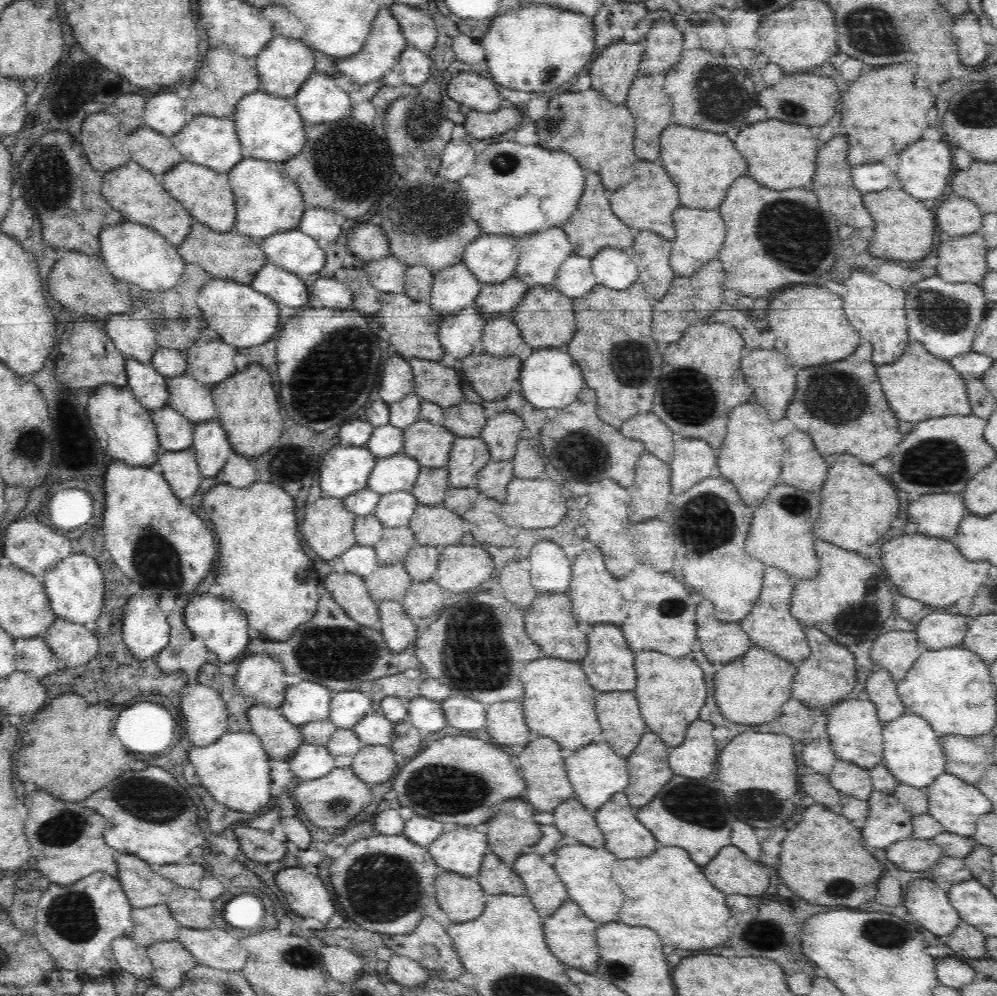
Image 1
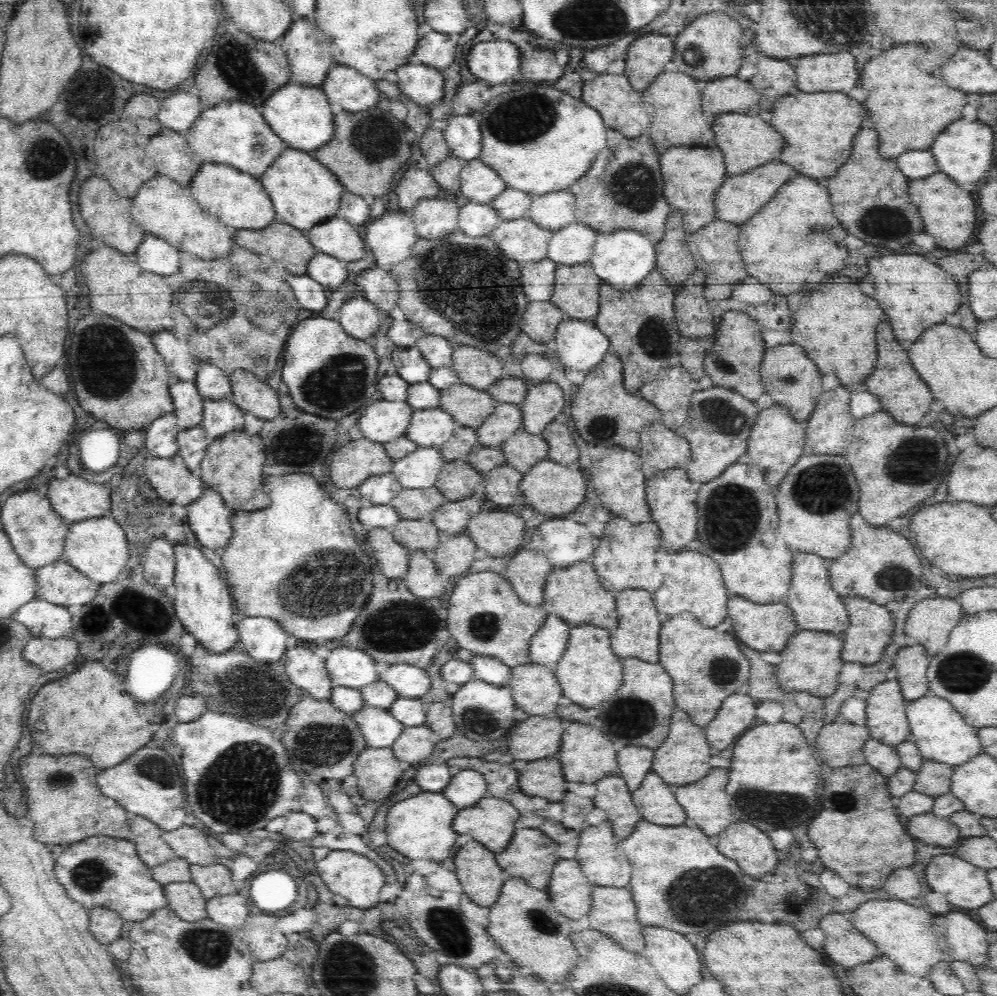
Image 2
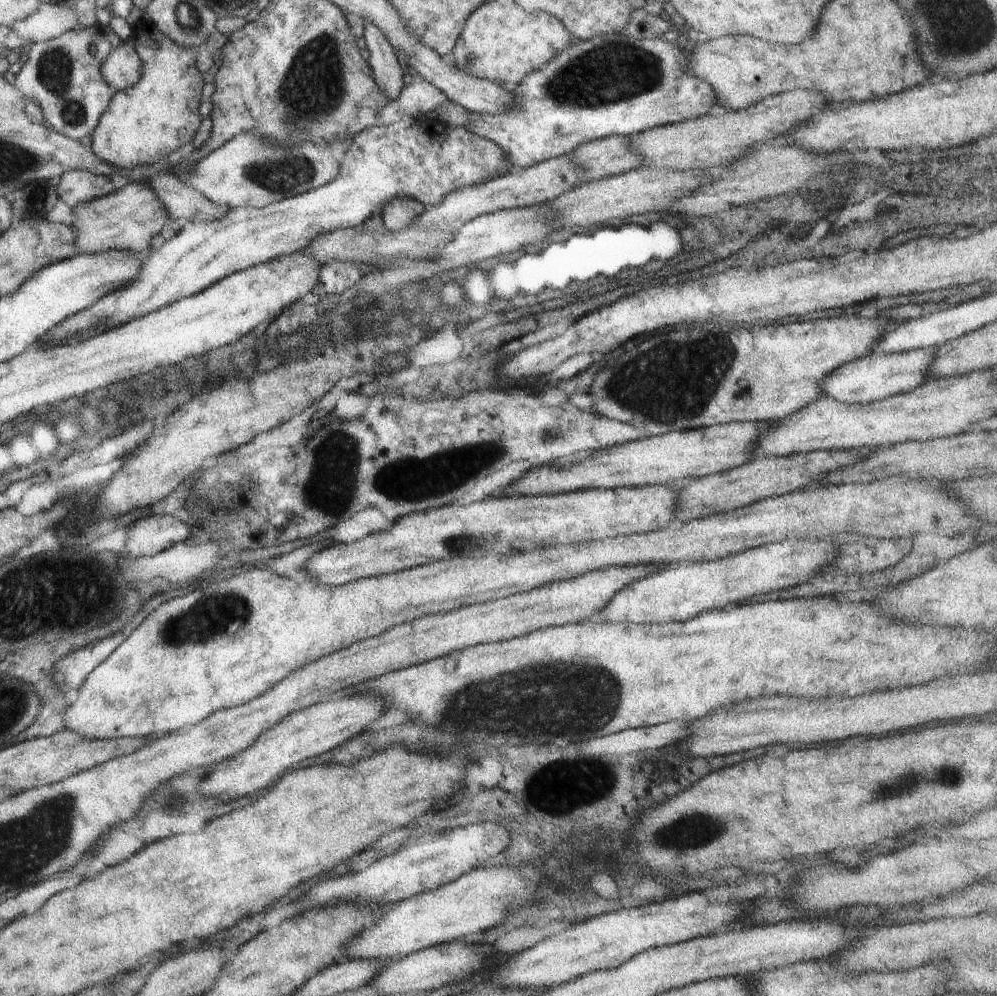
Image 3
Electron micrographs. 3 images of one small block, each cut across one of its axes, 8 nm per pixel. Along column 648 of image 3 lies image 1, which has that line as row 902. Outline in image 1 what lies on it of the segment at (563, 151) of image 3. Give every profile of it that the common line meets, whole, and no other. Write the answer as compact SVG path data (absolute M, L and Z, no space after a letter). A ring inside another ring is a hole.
M96 872L70 886L50 884L43 892L35 915L35 935L43 952L52 956L56 968L74 970L86 978L94 979L99 975L113 975L121 970L112 953L114 940L121 937L131 937L133 922L131 919L133 907L124 893L116 877Z

